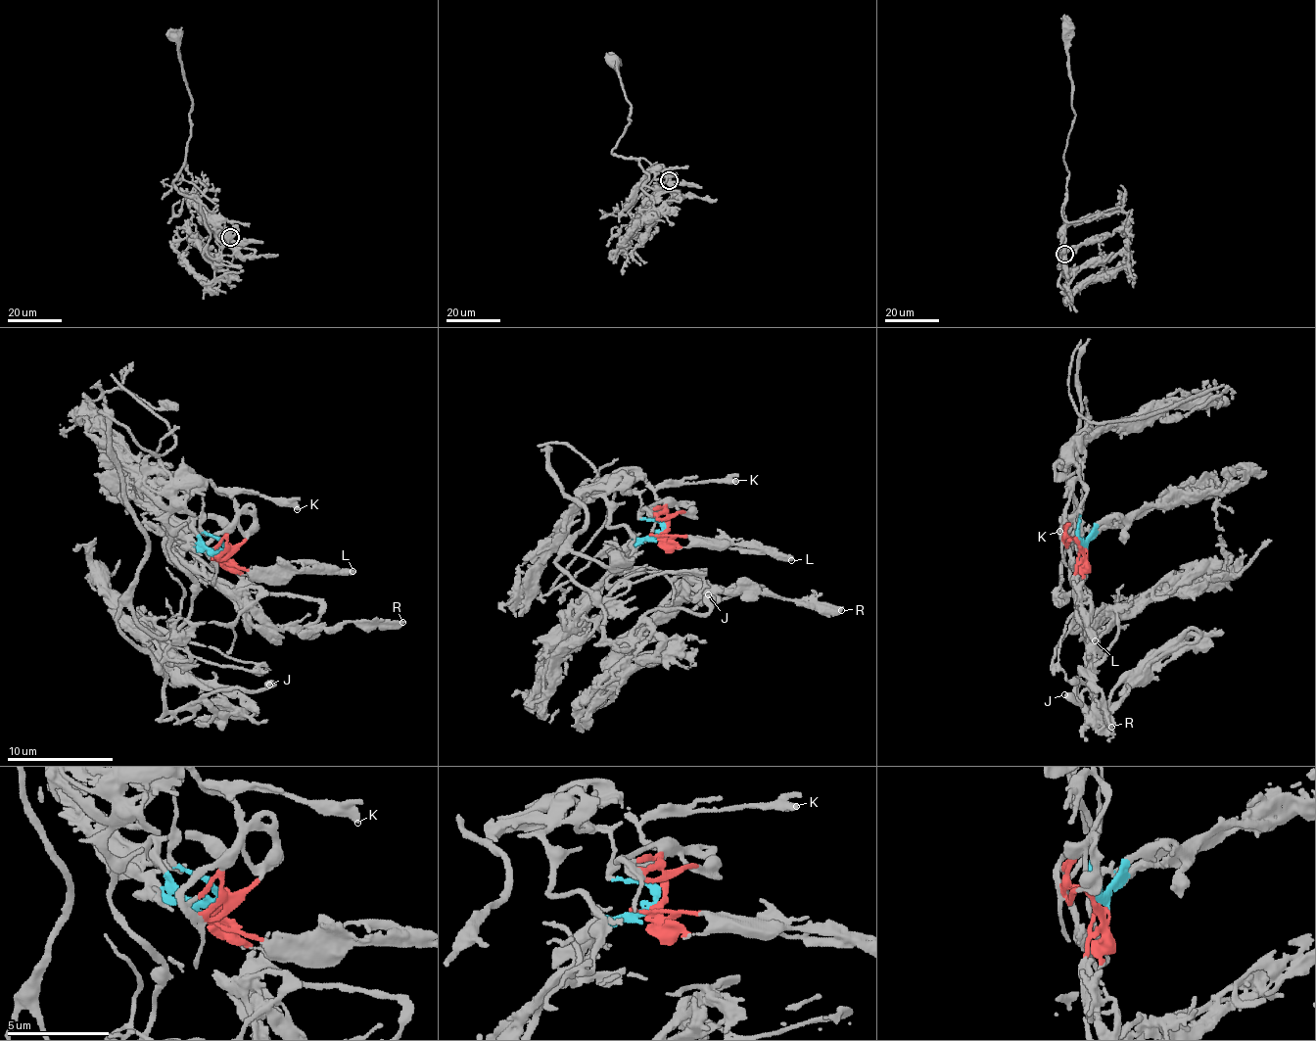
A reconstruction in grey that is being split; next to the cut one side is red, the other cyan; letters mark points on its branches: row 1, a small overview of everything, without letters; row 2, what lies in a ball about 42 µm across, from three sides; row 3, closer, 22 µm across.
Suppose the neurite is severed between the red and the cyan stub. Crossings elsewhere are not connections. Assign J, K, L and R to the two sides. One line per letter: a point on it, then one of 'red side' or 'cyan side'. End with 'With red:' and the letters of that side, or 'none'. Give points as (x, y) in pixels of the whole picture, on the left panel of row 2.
J: at (269, 685); cyan side
K: at (297, 509); red side
L: at (352, 571); red side
R: at (402, 622); cyan side
With red: K, L

